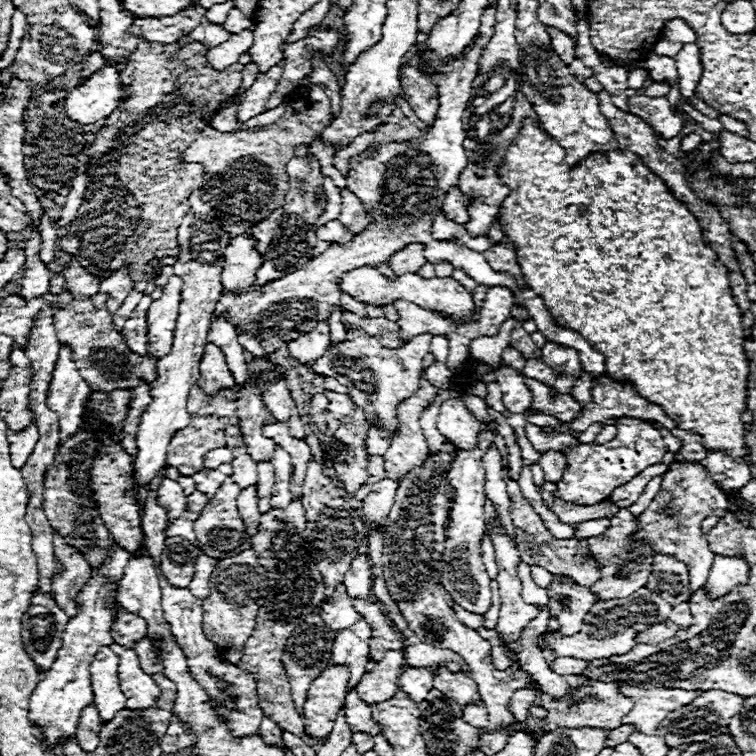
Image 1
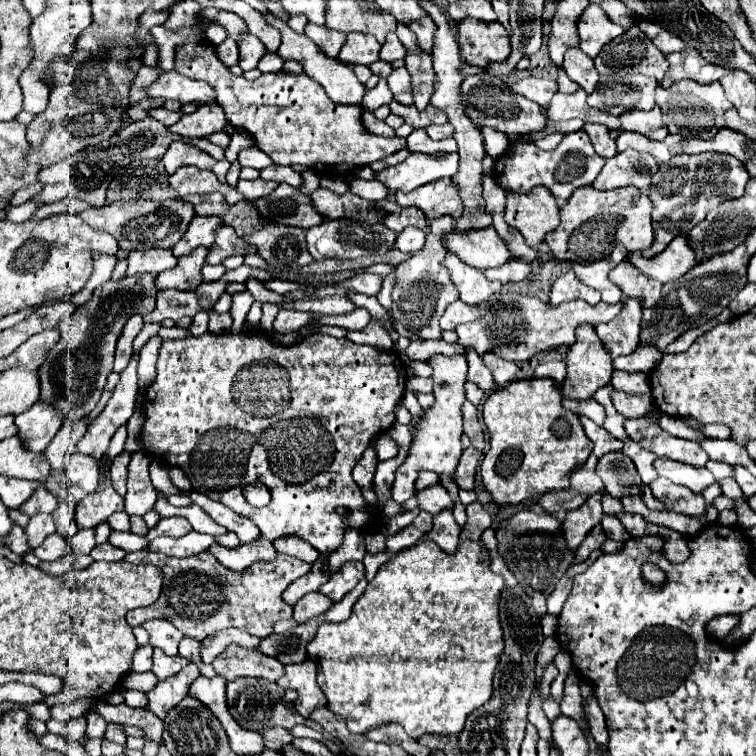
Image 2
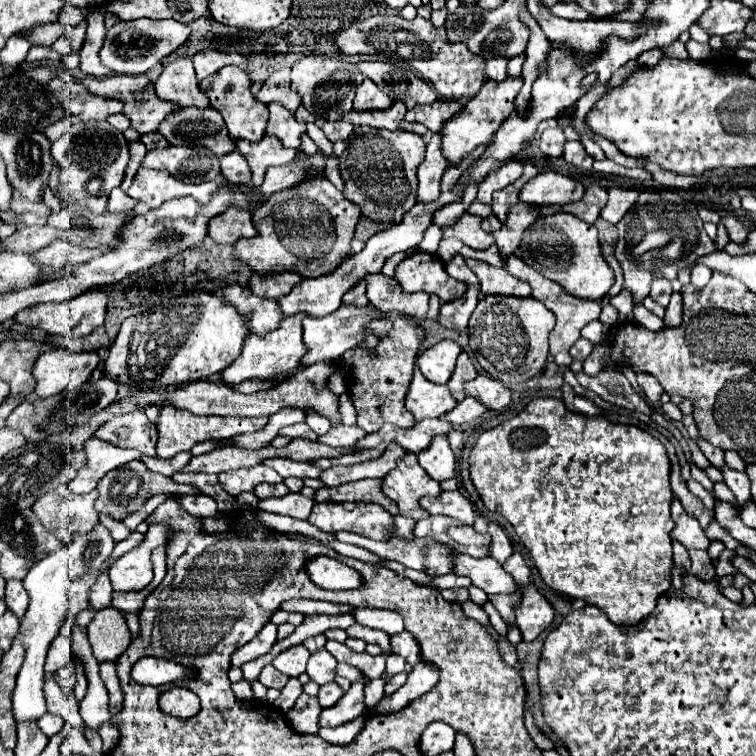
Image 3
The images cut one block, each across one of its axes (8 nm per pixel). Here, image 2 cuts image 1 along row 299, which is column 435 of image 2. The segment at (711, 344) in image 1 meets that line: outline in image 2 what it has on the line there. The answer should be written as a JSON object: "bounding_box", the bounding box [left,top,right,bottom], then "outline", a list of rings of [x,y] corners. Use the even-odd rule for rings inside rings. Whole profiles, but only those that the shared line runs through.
{"bounding_box":[308,540,504,738],"outline":[[[426,540],[426,542],[418,542],[410,548],[404,548],[400,552],[396,552],[386,564],[380,566],[378,574],[374,576],[374,580],[368,584],[366,592],[358,598],[358,602],[352,608],[352,614],[348,620],[340,622],[340,624],[330,624],[330,622],[322,622],[316,638],[308,644],[308,658],[312,658],[318,666],[318,686],[322,688],[322,692],[328,698],[328,708],[336,714],[340,714],[346,724],[348,730],[354,734],[364,734],[380,724],[386,722],[396,722],[400,724],[406,734],[410,734],[412,738],[420,738],[424,734],[442,734],[442,736],[450,736],[450,734],[460,734],[466,718],[472,710],[480,708],[490,696],[492,696],[492,678],[504,648],[504,640],[502,640],[502,628],[500,628],[500,616],[498,616],[498,604],[500,604],[500,596],[504,590],[504,578],[494,574],[490,570],[490,560],[488,560],[488,550],[480,540],[464,540],[458,544],[456,554],[446,554],[436,542]]]}

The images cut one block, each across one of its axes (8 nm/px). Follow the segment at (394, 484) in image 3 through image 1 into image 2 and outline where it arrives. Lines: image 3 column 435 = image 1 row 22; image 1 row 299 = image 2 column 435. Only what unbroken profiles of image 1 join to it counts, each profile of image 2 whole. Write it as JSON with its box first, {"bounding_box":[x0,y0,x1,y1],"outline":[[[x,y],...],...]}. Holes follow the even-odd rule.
{"bounding_box":[392,216,460,554],"outline":[[[442,216],[434,222],[430,222],[430,232],[426,236],[426,244],[420,252],[412,254],[406,262],[398,264],[396,274],[396,286],[392,292],[392,316],[402,322],[408,330],[412,330],[420,338],[442,338],[442,330],[438,326],[438,320],[448,304],[458,300],[458,292],[454,284],[450,282],[450,276],[446,268],[442,268],[442,260],[446,256],[446,250],[442,248],[442,236],[454,232],[454,220],[450,216]],[[442,510],[434,516],[434,528],[426,534],[426,540],[434,540],[446,554],[454,554],[460,540],[460,524],[454,520],[452,510]]]}

